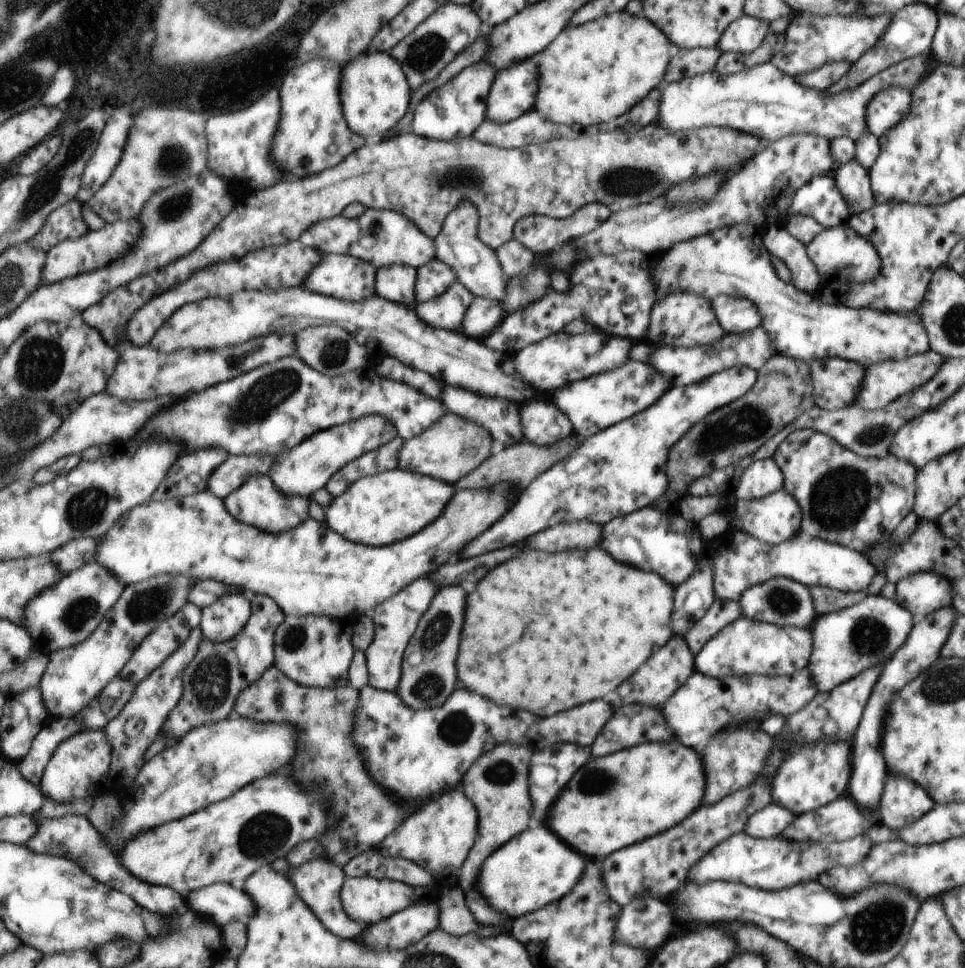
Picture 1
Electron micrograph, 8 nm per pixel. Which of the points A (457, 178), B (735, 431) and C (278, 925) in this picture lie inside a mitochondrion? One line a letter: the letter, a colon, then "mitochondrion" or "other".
A: mitochondrion
B: mitochondrion
C: other

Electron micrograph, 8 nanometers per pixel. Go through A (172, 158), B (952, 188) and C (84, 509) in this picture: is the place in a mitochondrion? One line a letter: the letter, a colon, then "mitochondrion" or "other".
A: mitochondrion
B: other
C: mitochondrion

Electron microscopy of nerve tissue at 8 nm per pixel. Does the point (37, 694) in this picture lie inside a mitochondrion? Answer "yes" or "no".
no

